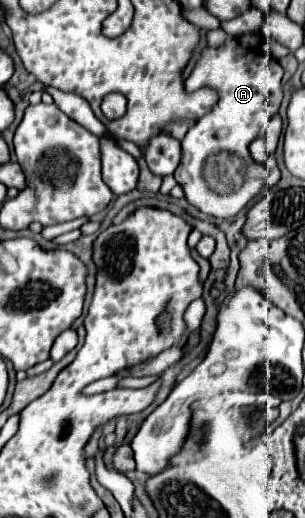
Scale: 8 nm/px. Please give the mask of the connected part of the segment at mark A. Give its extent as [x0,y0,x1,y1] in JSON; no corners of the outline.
[175,33,283,219]

